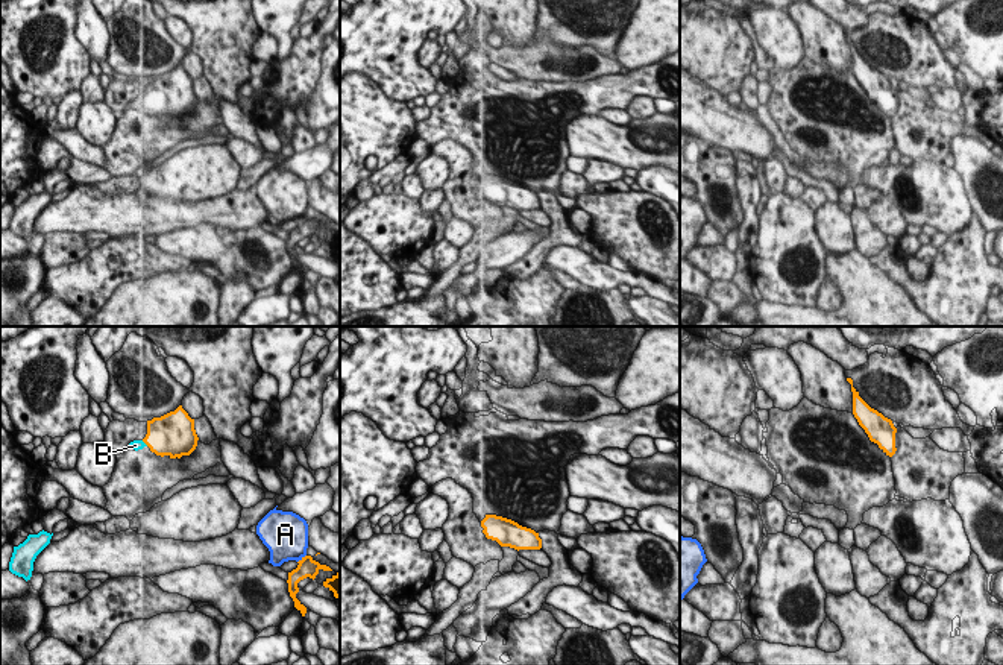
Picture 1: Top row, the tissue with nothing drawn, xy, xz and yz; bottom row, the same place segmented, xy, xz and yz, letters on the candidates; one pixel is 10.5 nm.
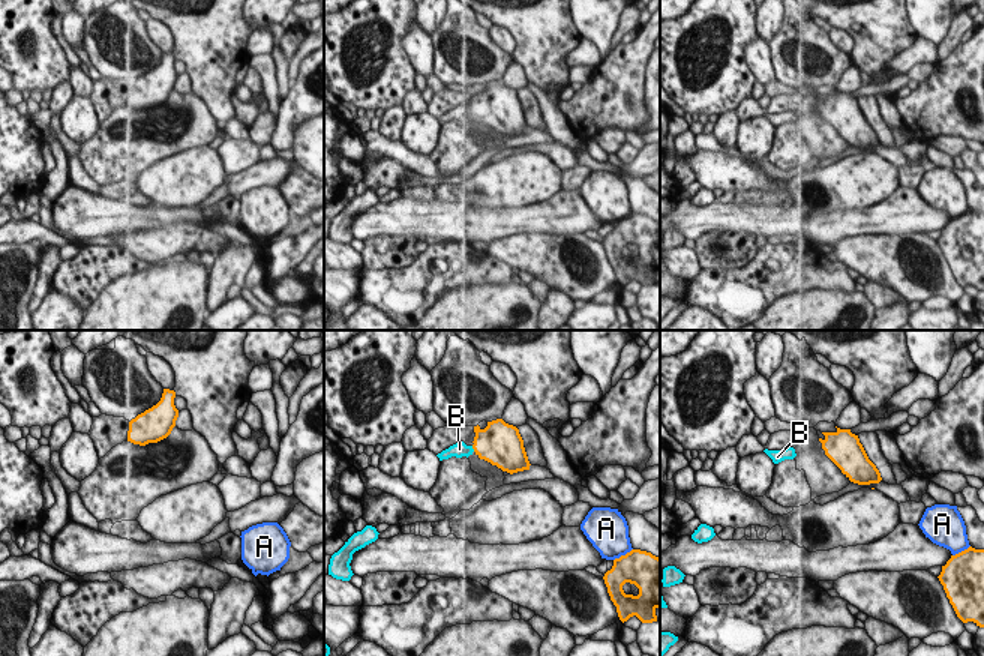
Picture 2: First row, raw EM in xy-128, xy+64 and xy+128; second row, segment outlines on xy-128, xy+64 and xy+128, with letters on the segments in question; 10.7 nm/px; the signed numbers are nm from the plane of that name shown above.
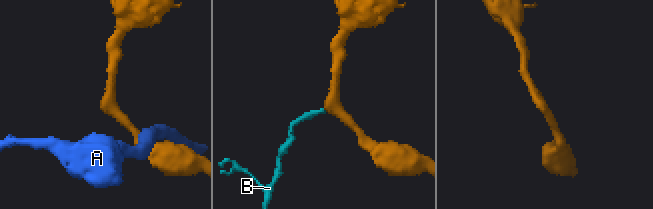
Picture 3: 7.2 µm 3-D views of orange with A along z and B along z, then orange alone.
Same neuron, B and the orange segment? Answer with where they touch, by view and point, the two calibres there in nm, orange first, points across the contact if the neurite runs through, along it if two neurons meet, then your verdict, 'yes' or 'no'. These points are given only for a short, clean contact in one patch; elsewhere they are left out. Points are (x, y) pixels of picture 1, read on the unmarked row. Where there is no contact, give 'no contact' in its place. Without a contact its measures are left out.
meets orange in xy at (144, 102); 420 nm thick on the orange side, 100 nm on the other; runs through xy (166, 96), (144, 102), (135, 105); yes

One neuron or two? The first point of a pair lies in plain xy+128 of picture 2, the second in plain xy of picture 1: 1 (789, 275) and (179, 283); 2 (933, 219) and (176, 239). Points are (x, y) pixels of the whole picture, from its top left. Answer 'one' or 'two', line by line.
1: two
2: two

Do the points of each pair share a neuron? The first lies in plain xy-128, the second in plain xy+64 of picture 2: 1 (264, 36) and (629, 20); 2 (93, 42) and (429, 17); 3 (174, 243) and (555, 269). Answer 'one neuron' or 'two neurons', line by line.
1: two neurons
2: two neurons
3: one neuron

